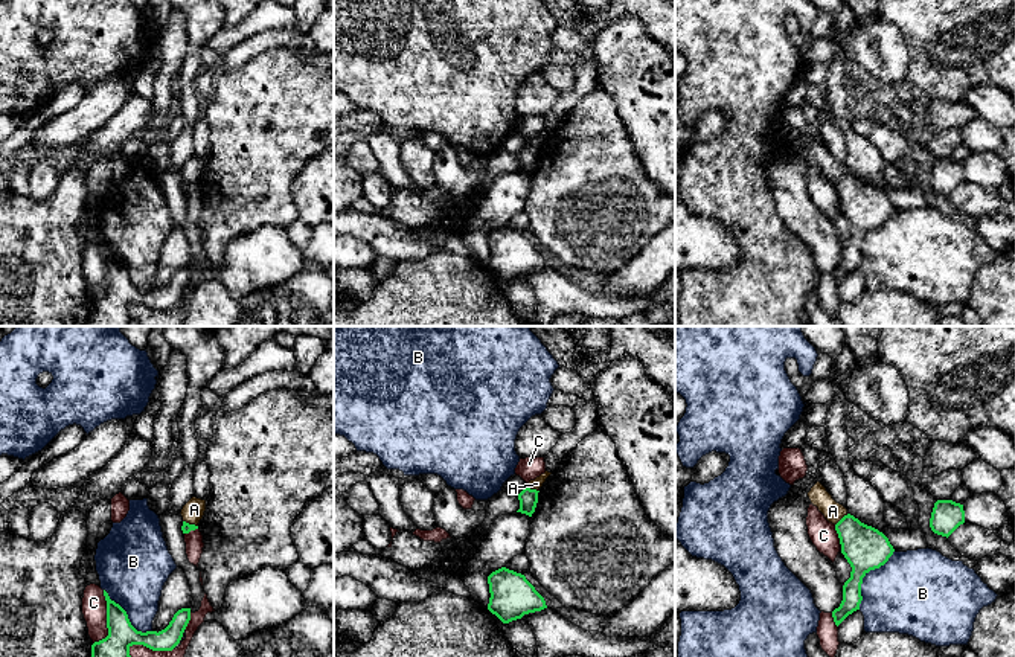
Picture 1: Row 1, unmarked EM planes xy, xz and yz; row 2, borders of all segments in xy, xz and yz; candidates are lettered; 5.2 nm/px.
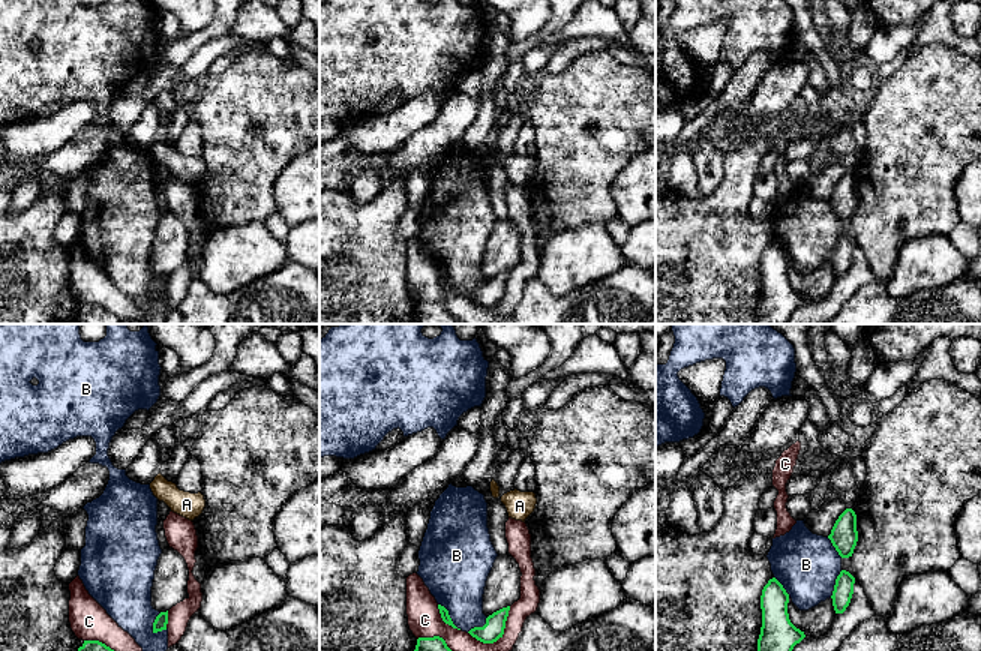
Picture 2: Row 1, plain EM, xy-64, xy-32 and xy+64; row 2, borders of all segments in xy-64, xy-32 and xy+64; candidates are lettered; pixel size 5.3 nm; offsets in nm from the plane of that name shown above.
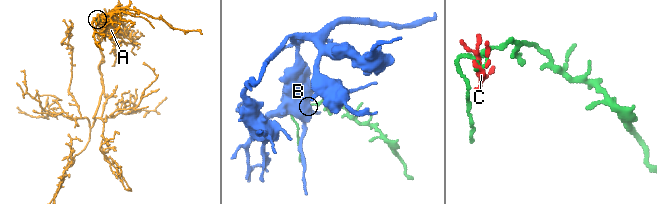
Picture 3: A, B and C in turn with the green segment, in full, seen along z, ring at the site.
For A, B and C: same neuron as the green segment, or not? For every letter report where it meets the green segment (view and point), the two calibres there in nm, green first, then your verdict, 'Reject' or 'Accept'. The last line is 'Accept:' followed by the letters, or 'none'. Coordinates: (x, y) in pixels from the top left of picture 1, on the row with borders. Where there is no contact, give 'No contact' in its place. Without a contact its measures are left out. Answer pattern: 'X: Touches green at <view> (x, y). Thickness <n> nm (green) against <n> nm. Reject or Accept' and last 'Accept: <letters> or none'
A: Touches green at xz (532, 490). Thickness 100 nm (green) against 60 nm. Reject
B: Touches green at yz (864, 575). Thickness 240 nm (green) against 400 nm. Reject
C: Touches green at xy (107, 619). Thickness 150 nm (green) against 130 nm. Reject
Accept: none

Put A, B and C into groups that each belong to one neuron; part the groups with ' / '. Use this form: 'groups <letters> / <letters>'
groups A / B / C

